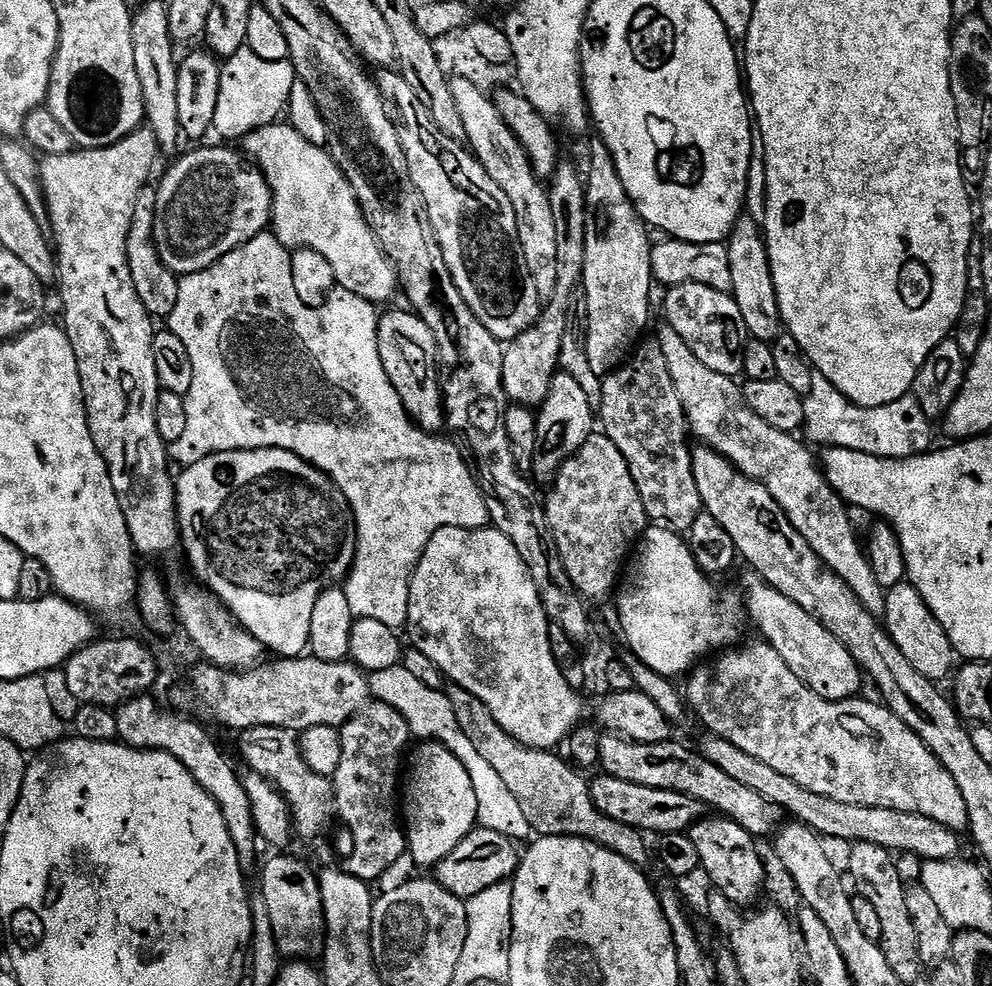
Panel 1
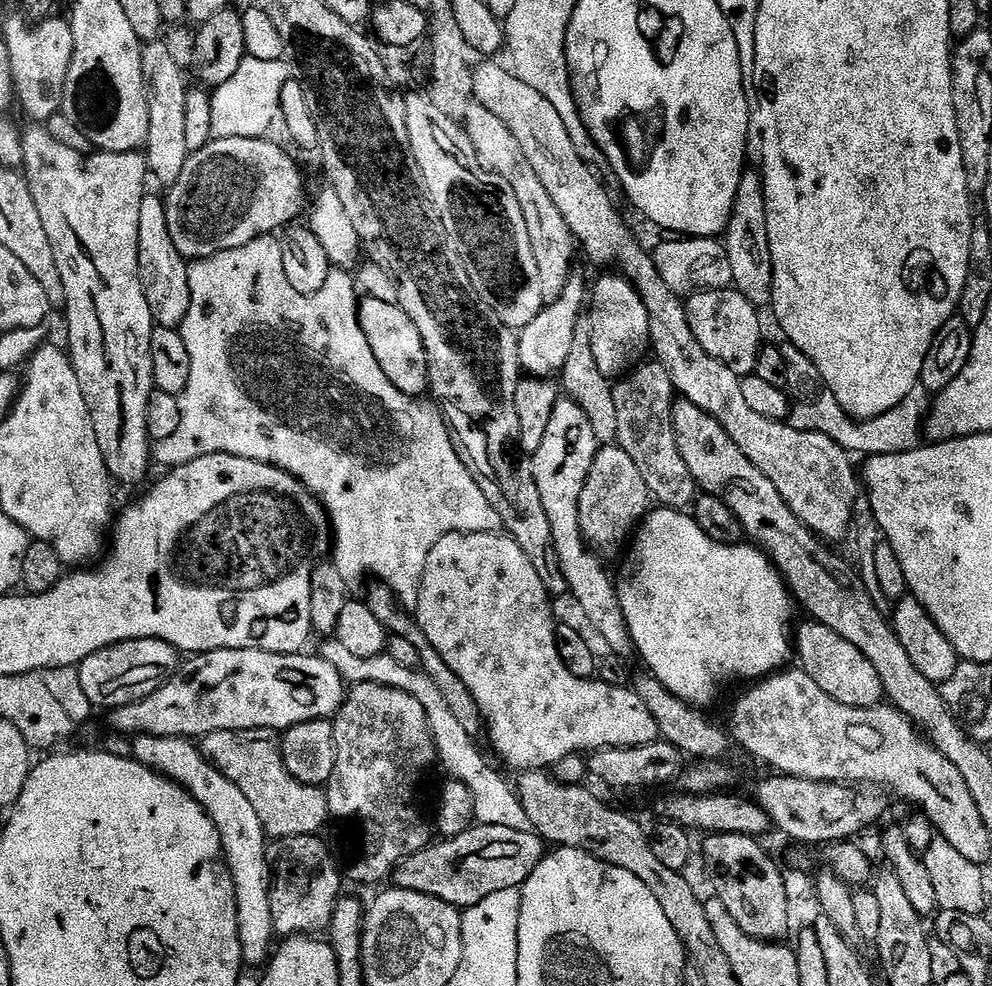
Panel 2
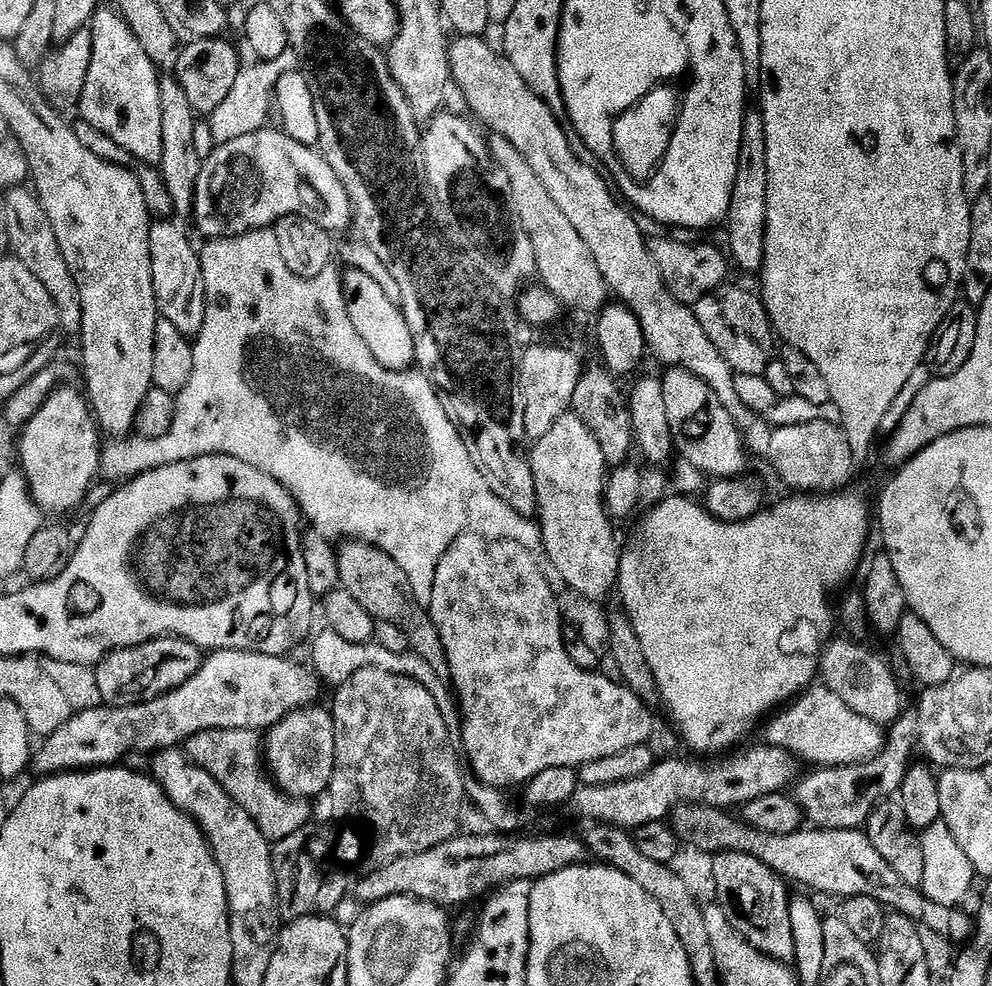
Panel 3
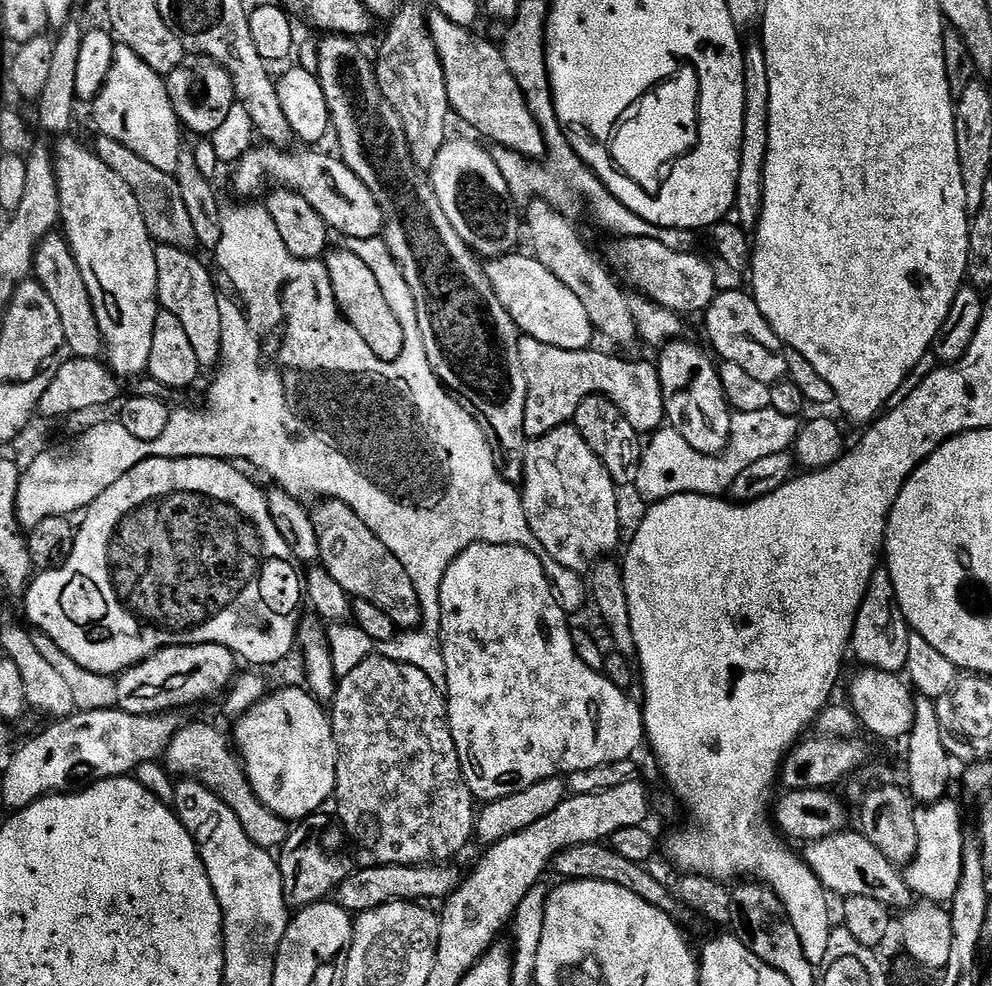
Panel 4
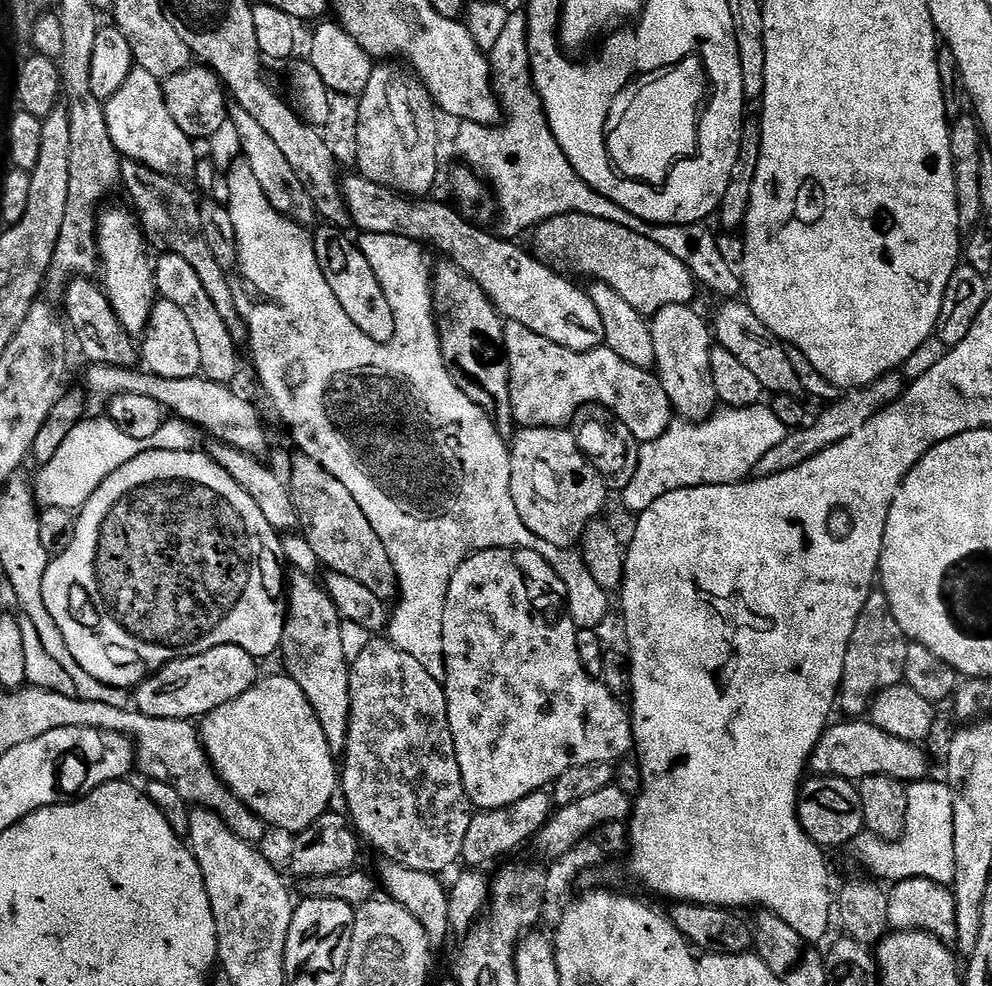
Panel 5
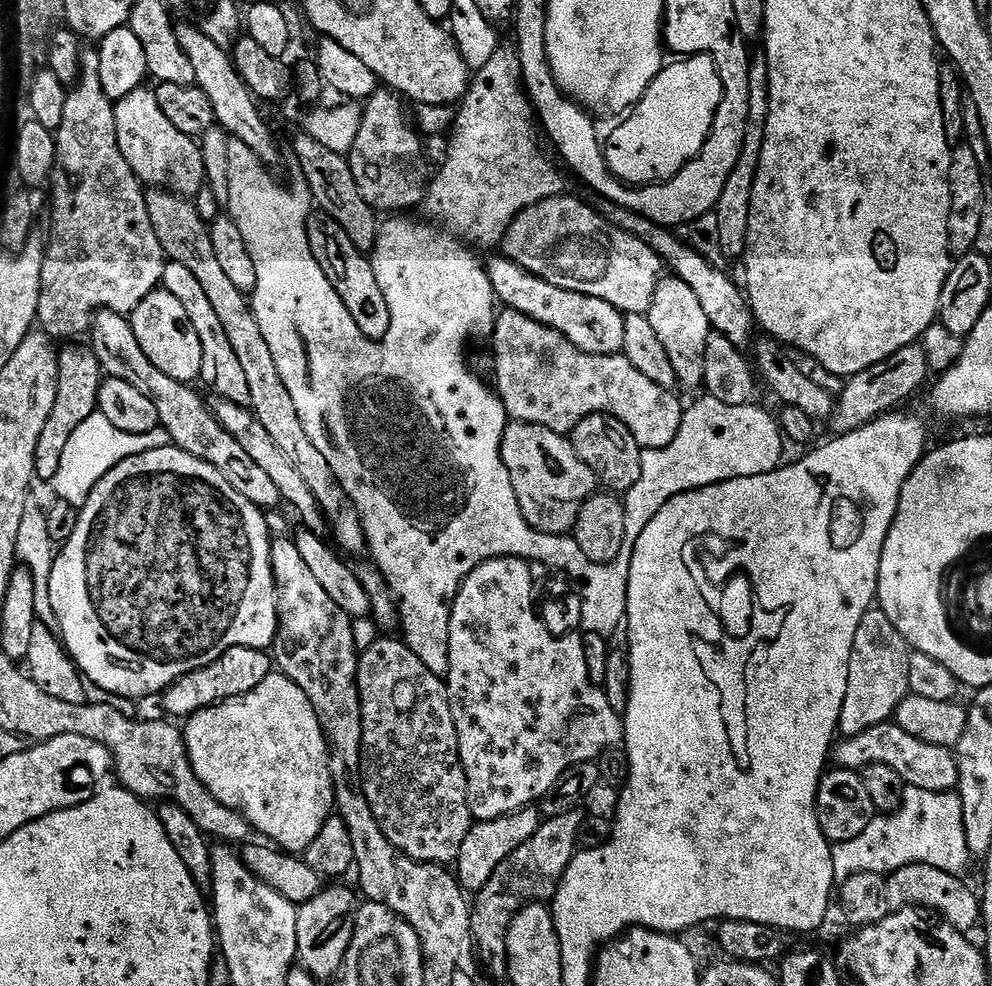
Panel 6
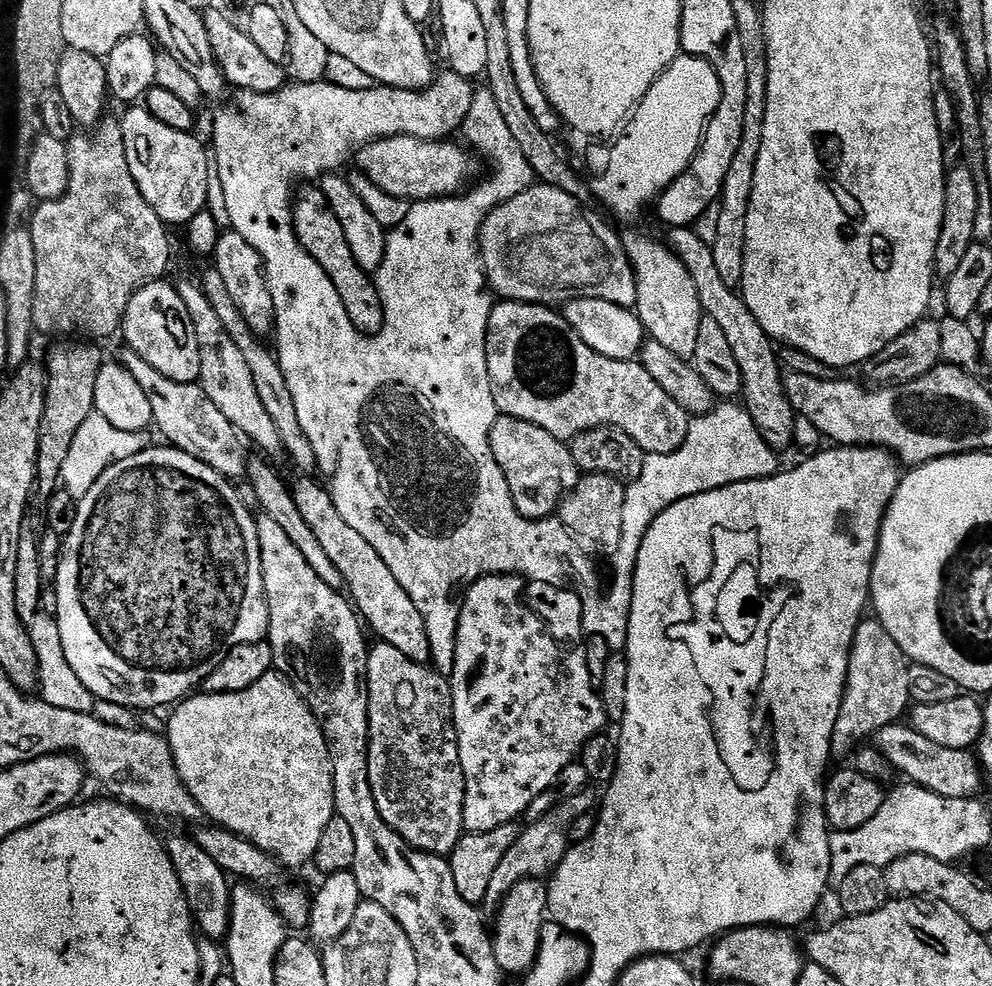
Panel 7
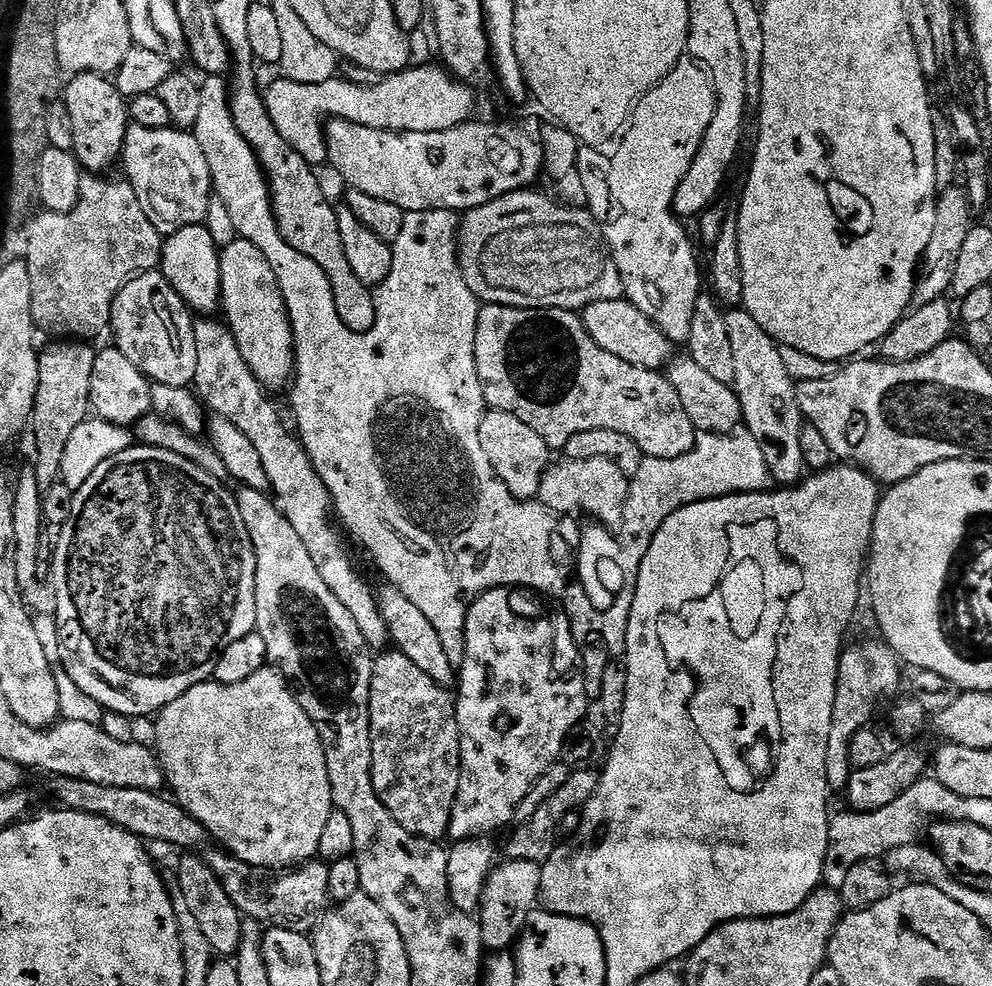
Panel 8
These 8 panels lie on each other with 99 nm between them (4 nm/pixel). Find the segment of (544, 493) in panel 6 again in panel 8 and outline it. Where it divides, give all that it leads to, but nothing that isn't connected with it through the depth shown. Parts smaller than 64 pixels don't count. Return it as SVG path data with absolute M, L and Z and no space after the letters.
M495 410L485 411L478 439L482 442L486 458L490 458L490 466L494 466L494 474L498 474L510 494L519 500L536 500L540 494L542 478L550 467L550 449L545 440L536 431L530 430L522 418Z

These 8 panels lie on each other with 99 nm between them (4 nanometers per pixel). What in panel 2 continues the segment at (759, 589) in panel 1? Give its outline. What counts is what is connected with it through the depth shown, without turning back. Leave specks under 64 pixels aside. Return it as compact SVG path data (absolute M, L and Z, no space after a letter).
M807 622L794 632L794 652L800 656L799 667L826 692L834 702L842 702L842 706L855 708L875 708L885 699L882 678L878 678L878 670L870 666L870 658L862 654L862 650L850 646L846 638L834 634L826 626L815 622Z

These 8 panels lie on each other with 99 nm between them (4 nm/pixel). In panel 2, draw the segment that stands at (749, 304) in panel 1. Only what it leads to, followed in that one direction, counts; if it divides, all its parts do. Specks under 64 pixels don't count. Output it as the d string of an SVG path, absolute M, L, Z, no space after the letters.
M745 170L738 182L738 194L734 194L734 206L728 219L728 226L722 233L722 243L730 258L731 287L741 292L750 303L768 306L772 302L772 259L770 258L770 234L766 234L766 198L764 181L759 171Z

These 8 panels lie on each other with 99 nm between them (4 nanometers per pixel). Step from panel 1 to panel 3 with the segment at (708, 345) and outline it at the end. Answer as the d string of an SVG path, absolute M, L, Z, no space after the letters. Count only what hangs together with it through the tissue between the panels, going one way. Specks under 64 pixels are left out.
M725 282L706 294L695 304L694 311L698 322L702 322L702 330L706 330L706 338L714 342L722 358L726 358L726 362L732 367L733 373L763 376L778 348L772 321L768 318L768 311L764 309L763 299L757 293L755 296L732 283Z

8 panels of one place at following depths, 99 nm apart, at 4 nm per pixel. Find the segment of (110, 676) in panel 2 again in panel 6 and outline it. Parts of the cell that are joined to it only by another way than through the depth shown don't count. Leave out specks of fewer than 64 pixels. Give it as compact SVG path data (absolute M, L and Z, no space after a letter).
M231 648L223 652L217 660L211 660L209 664L204 664L185 676L179 676L163 693L164 708L169 712L169 717L193 716L198 710L208 708L211 704L221 704L223 700L254 690L254 686L258 686L258 682L262 682L262 678L266 678L273 670L273 657L265 649Z

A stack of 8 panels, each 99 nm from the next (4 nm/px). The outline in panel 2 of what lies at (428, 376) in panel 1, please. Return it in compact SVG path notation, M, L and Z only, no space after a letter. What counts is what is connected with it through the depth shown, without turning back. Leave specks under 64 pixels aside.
M368 296L365 300L363 297L359 301L362 334L366 334L366 342L370 350L374 350L374 358L378 358L378 366L382 366L382 374L386 374L386 378L390 378L390 382L402 394L420 398L423 397L423 392L425 395L429 391L426 346L422 342L422 334L418 334L418 326L410 322L407 314L400 309L399 303L389 300Z

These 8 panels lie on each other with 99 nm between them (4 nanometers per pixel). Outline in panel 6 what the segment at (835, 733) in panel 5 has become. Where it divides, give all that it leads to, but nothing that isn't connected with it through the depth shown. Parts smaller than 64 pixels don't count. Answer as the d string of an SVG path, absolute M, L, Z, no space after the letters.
M895 722L870 726L870 730L862 730L862 734L843 737L833 747L830 756L838 768L859 770L870 764L890 766L890 770L894 770L907 787L918 790L950 792L960 783L953 749L922 742L914 738L914 734L906 734L906 730L899 728Z

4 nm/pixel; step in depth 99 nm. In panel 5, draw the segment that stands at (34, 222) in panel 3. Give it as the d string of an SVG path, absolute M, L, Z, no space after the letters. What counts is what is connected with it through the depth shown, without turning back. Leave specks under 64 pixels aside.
M73 278L68 281L62 292L62 295L64 295L64 312L62 308L63 319L66 321L75 343L76 340L80 343L80 352L88 359L88 362L92 364L105 364L106 366L118 366L119 368L135 368L138 364L137 345L135 348L128 341L131 340L129 333L120 327L120 323L112 315L112 307L108 302L108 296L105 295L103 287L98 286L97 281L95 284L94 281L95 279L92 278Z

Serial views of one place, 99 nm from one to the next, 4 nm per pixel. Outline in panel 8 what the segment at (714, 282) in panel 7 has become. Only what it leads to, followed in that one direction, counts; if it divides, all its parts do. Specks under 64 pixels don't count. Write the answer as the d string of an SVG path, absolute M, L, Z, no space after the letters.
M732 306L724 317L734 349L734 387L744 414L743 427L762 446L773 481L780 486L798 484L806 476L802 458L802 430L806 421L798 406L797 381L790 378L790 370L782 363L780 345L754 322L751 314L743 307Z

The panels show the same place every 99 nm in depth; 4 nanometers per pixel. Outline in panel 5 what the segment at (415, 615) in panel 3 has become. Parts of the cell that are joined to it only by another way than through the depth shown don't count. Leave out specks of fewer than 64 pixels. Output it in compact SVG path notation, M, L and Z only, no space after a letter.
M296 454L293 458L292 473L286 476L286 483L292 495L294 510L297 511L302 535L308 540L321 565L329 573L337 572L362 582L382 601L395 601L400 583L394 562L390 562L390 554L386 554L382 538L374 534L370 518L362 514L362 506L354 502L354 494L350 494L350 490L346 490L346 486L342 486L342 482L338 482L338 478L334 478L321 464L303 454Z

